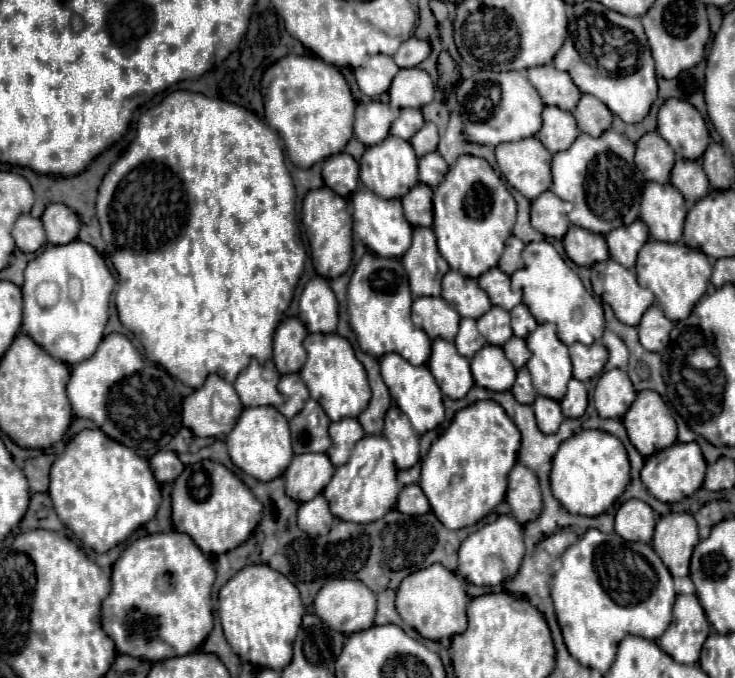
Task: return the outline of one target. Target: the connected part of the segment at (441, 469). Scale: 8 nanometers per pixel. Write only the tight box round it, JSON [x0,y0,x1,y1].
[419,400,521,528]

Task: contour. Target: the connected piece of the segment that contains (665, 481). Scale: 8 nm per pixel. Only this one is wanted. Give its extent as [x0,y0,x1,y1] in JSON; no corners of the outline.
[641,442,707,502]

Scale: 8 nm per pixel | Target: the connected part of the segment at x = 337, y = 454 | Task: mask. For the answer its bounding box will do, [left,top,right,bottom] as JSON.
[327,418,363,466]

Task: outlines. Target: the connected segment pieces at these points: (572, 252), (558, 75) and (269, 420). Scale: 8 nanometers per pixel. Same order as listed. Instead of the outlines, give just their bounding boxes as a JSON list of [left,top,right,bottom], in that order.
[[563,226,609,266],[527,64,581,112],[225,406,293,482]]

